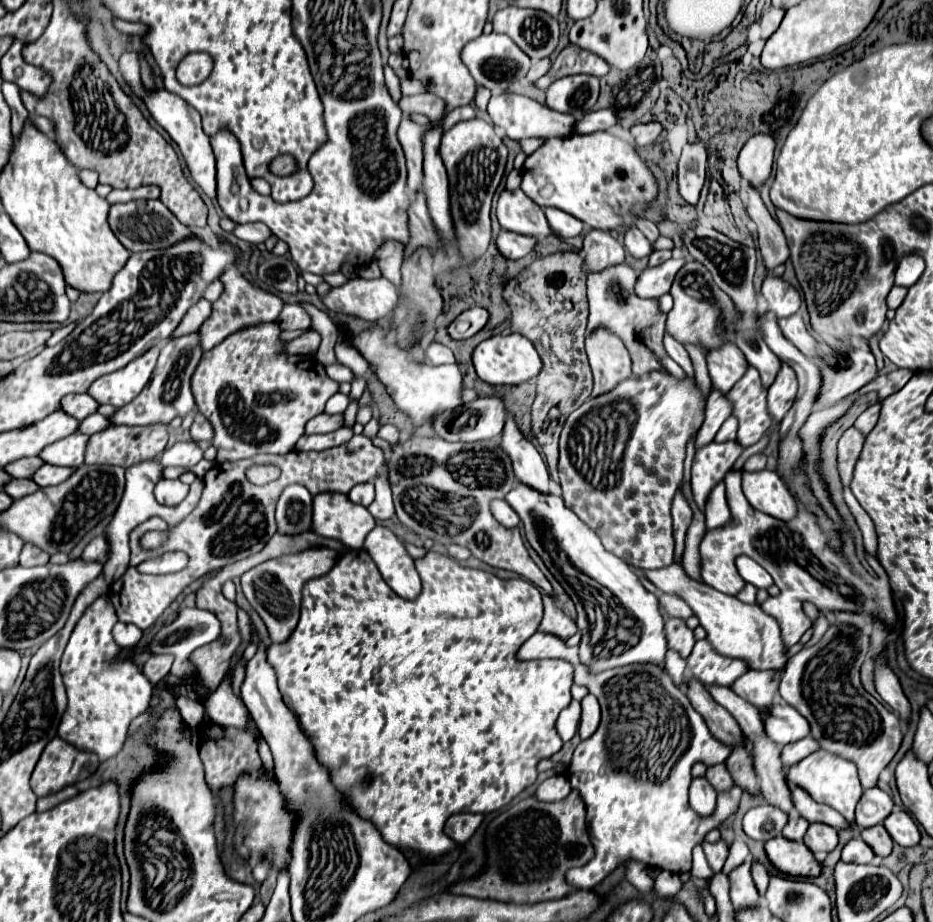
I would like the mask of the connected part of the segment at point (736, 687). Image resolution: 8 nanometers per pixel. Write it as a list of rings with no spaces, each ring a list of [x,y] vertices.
[[[748,670],[740,678],[736,678],[730,688],[738,696],[742,696],[744,700],[748,700],[750,704],[754,704],[758,708],[770,706],[774,702],[776,690],[778,690],[778,678],[768,678],[768,676],[772,676],[772,674]]]

